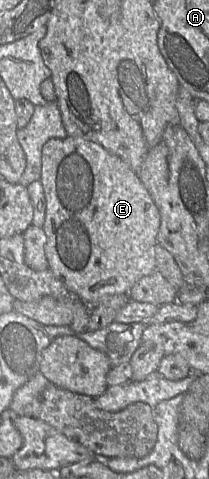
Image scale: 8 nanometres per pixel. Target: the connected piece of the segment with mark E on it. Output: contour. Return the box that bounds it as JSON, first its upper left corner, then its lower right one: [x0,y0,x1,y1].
[40,137,160,306]

